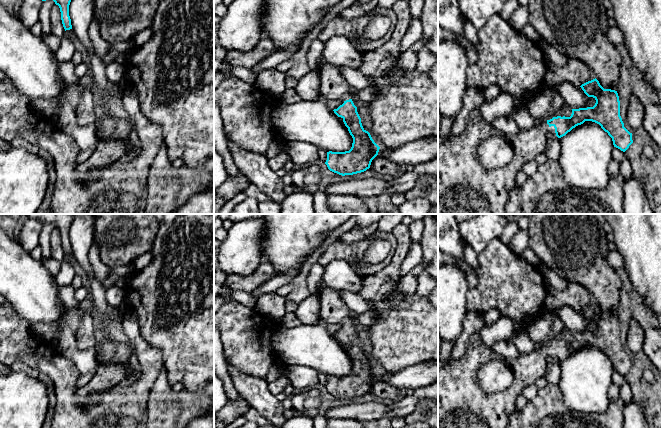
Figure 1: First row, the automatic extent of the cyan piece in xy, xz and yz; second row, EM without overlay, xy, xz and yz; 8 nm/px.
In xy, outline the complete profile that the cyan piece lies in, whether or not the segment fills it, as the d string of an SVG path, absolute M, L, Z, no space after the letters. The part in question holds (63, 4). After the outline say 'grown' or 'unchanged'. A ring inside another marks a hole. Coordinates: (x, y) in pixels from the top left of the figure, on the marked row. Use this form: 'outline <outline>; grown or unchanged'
outline M53 0L53 1L60 8L61 20L65 31L72 29L71 19L69 16L69 5L71 0Z; unchanged

